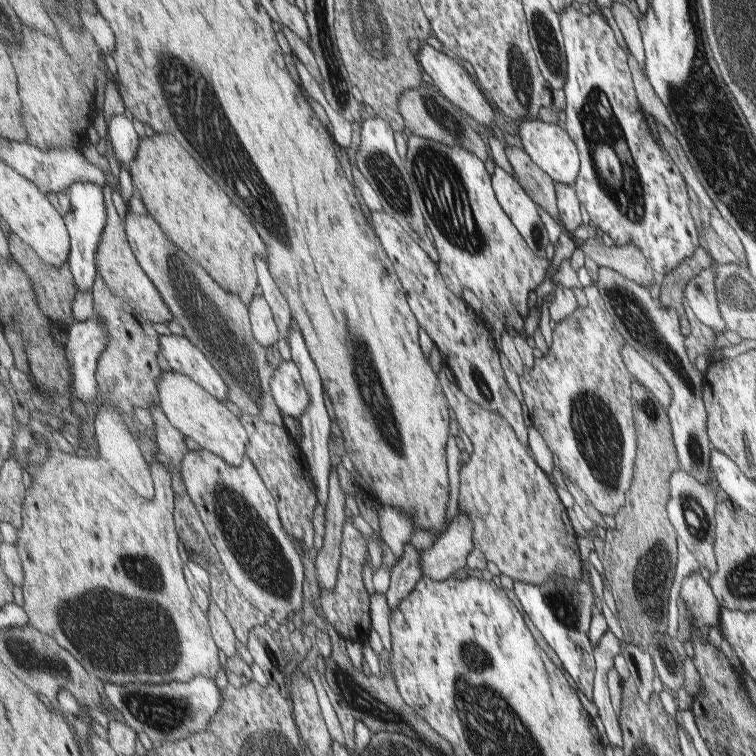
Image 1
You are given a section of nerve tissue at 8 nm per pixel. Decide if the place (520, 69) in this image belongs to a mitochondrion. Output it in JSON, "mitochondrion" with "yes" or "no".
{"mitochondrion":"yes"}

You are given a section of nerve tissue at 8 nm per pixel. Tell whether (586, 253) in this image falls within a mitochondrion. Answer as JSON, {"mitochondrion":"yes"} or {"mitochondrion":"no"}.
{"mitochondrion":"no"}

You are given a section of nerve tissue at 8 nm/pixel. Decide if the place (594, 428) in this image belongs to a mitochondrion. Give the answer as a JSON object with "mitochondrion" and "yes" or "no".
{"mitochondrion":"yes"}

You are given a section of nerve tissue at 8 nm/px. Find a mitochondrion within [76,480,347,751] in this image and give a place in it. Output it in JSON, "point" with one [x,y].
{"point":[163,713]}

